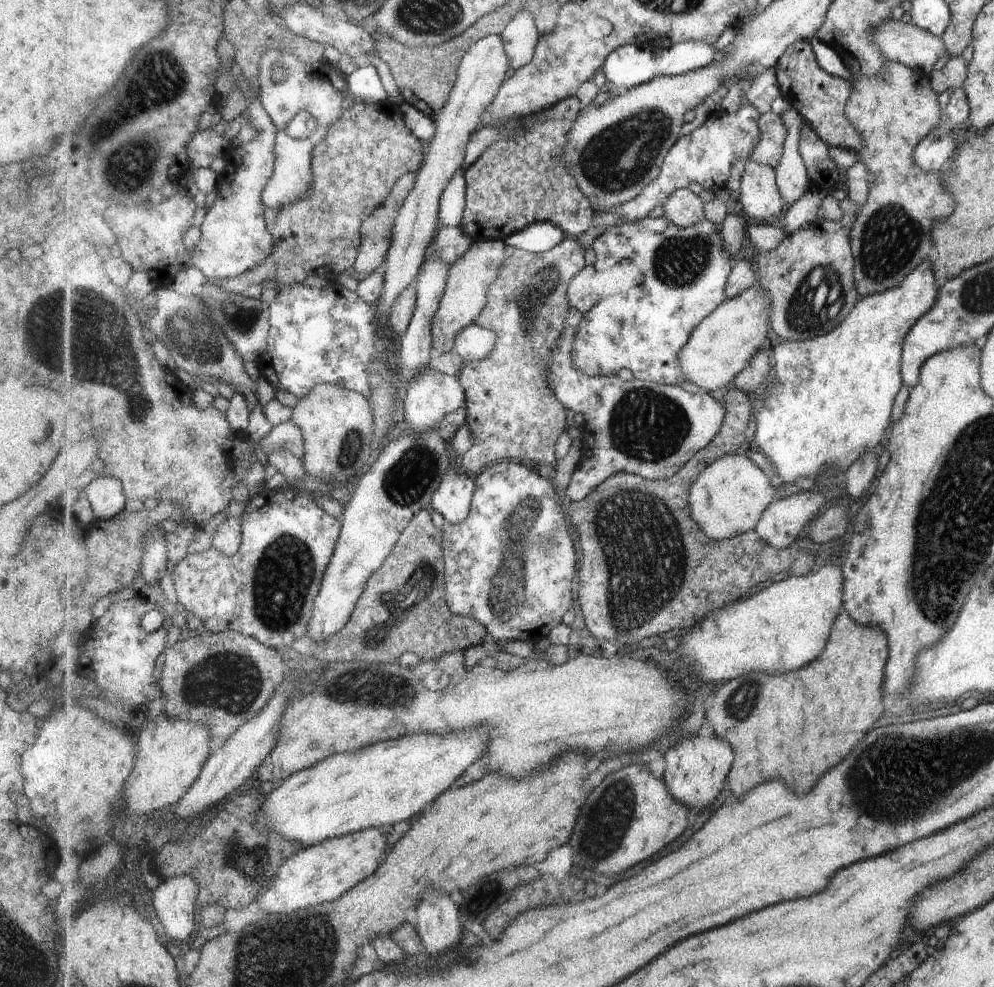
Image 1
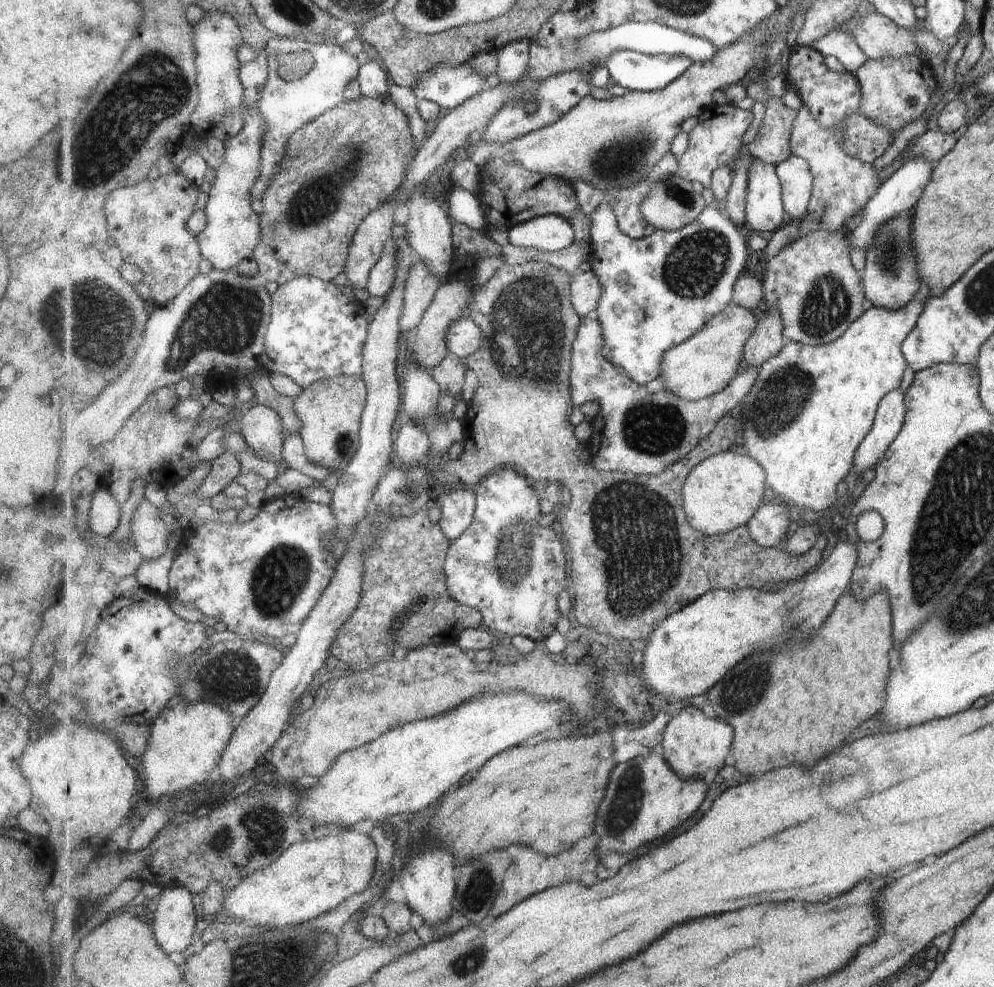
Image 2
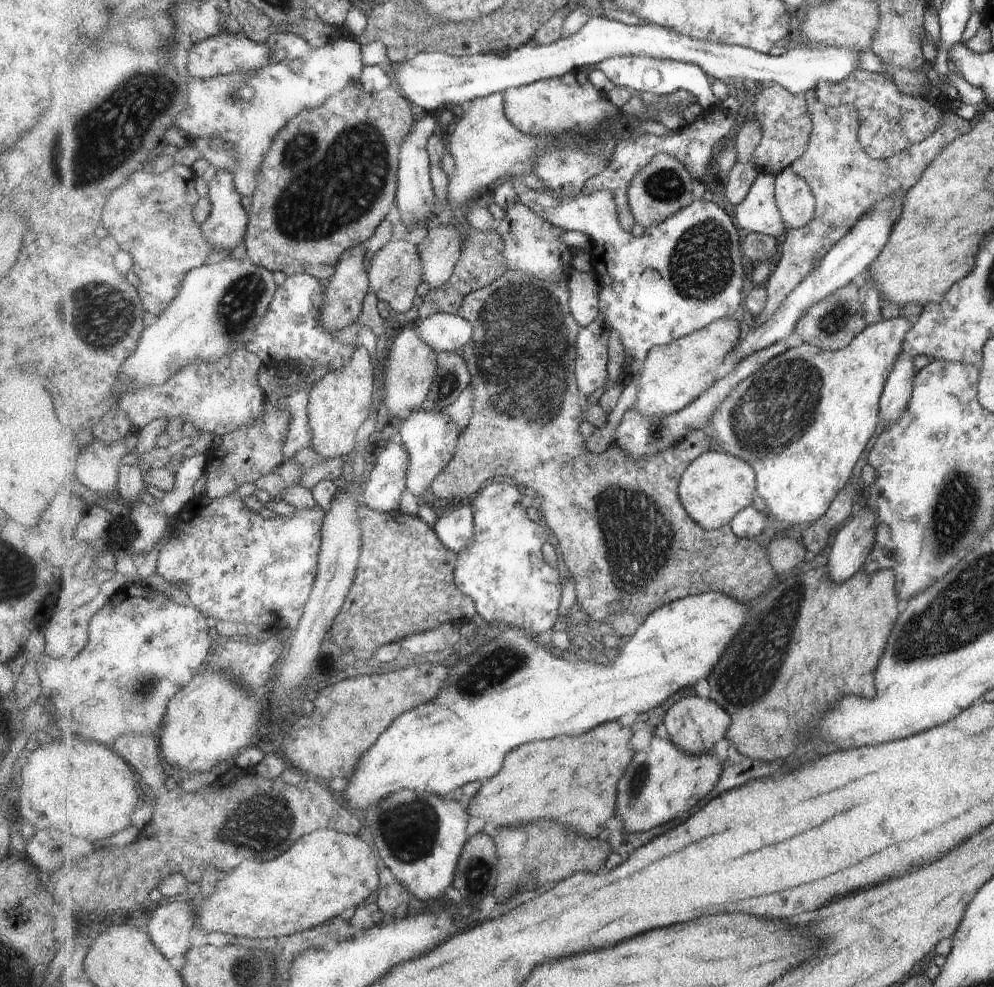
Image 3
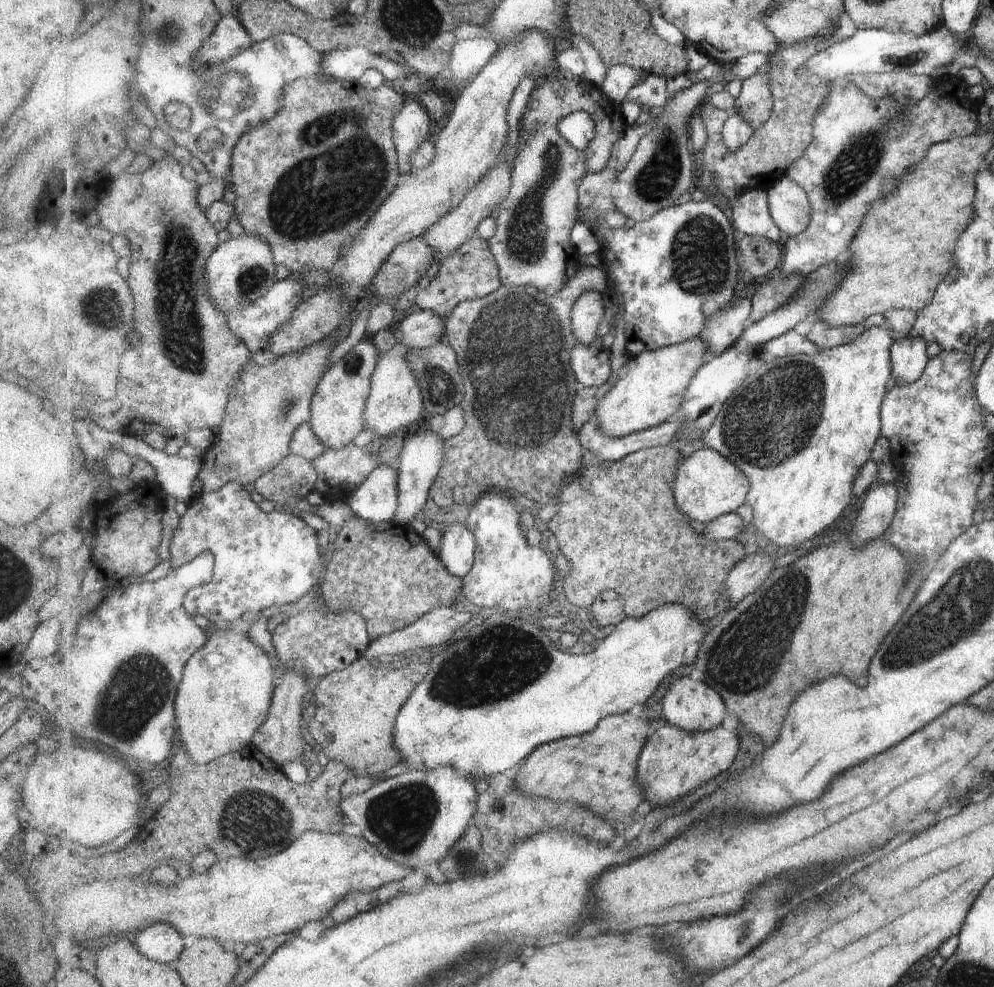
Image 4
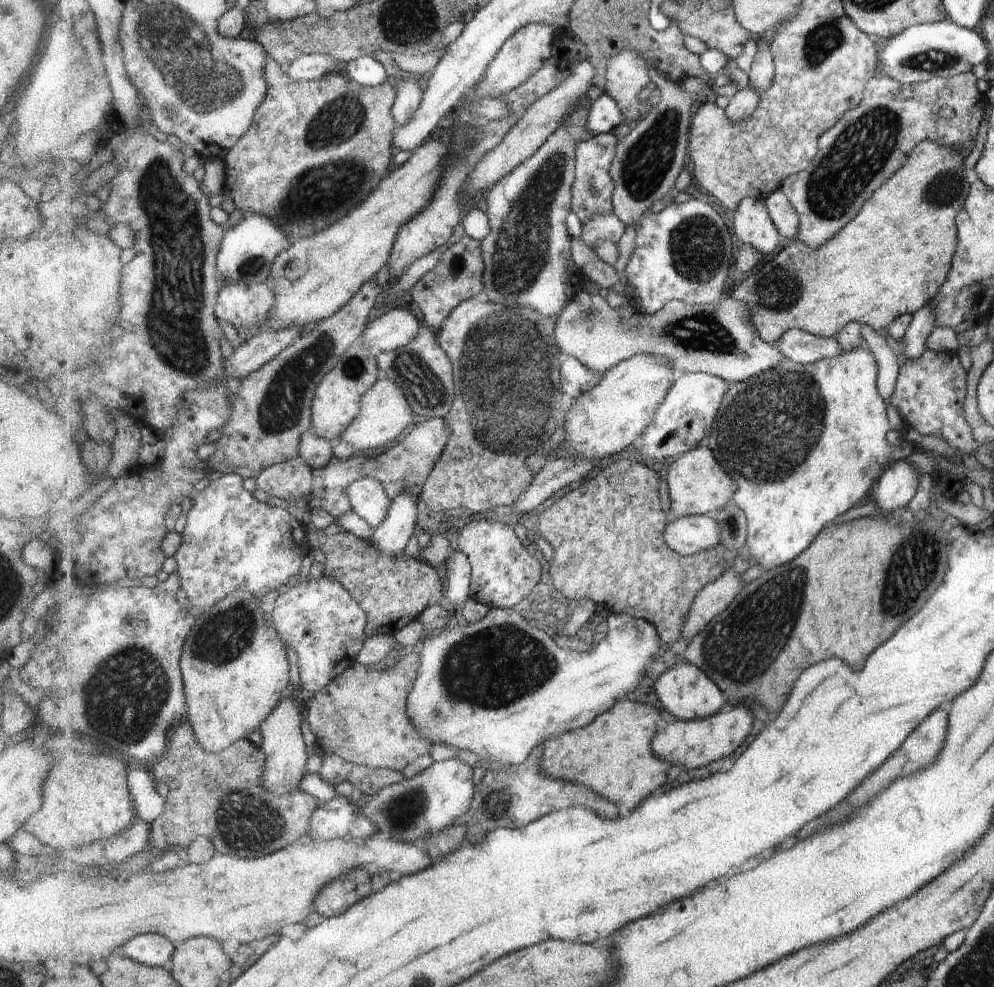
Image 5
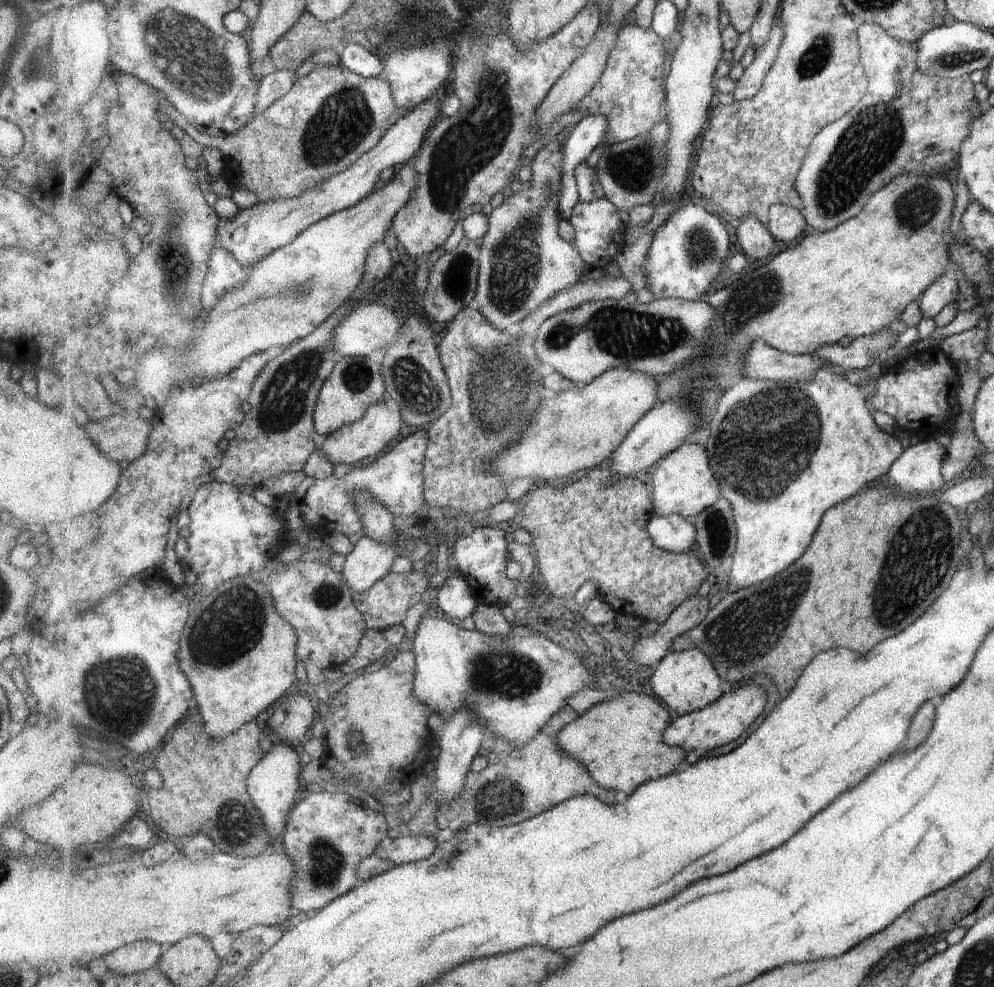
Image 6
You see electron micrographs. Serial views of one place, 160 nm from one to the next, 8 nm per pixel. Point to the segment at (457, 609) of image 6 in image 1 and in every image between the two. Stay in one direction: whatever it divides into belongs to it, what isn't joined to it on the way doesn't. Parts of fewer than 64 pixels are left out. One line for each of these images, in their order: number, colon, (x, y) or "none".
1: (453, 500)
2: (459, 507)
3: (456, 529)
4: (459, 543)
5: (458, 567)

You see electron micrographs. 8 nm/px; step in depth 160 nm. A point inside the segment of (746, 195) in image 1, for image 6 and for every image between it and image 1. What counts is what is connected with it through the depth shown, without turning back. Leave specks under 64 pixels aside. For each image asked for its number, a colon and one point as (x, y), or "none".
2: (765, 211)
3: (758, 214)
4: (751, 212)
5: (752, 224)
6: (757, 241)

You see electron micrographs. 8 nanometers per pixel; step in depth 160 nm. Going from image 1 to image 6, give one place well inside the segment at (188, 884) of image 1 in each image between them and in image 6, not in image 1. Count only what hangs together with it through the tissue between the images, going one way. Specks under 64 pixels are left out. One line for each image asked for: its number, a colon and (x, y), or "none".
2: (174, 924)
3: (169, 928)
4: (162, 942)
5: (152, 949)
6: (141, 956)

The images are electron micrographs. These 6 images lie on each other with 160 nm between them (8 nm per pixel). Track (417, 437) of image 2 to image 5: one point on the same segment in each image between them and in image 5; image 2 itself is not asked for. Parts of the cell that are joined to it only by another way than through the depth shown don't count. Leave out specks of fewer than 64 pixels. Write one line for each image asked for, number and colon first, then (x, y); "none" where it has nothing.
3: (383, 492)
4: (377, 500)
5: (371, 501)

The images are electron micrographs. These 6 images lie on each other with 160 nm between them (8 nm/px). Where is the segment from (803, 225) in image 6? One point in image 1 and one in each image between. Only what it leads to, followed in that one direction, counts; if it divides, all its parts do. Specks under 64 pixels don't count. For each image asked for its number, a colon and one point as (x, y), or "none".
1: (792, 176)
2: (795, 174)
3: (795, 200)
4: (791, 208)
5: (785, 216)

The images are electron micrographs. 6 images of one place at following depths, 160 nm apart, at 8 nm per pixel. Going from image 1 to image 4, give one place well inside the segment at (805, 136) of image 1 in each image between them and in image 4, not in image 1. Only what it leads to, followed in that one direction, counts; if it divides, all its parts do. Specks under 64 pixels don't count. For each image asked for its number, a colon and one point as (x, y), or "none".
2: (842, 185)
3: (846, 182)
4: (861, 147)

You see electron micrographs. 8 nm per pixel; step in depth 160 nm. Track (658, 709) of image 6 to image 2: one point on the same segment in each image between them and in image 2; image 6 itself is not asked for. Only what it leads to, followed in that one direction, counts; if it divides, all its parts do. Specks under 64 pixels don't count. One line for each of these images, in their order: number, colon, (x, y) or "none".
2: (546, 798)
3: (576, 783)
4: (598, 770)
5: (614, 757)

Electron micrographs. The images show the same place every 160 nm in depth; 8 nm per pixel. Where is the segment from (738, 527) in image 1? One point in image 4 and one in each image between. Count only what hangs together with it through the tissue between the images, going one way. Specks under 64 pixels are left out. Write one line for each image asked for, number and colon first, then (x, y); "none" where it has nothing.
2: (722, 493)
3: (716, 487)
4: (709, 485)

